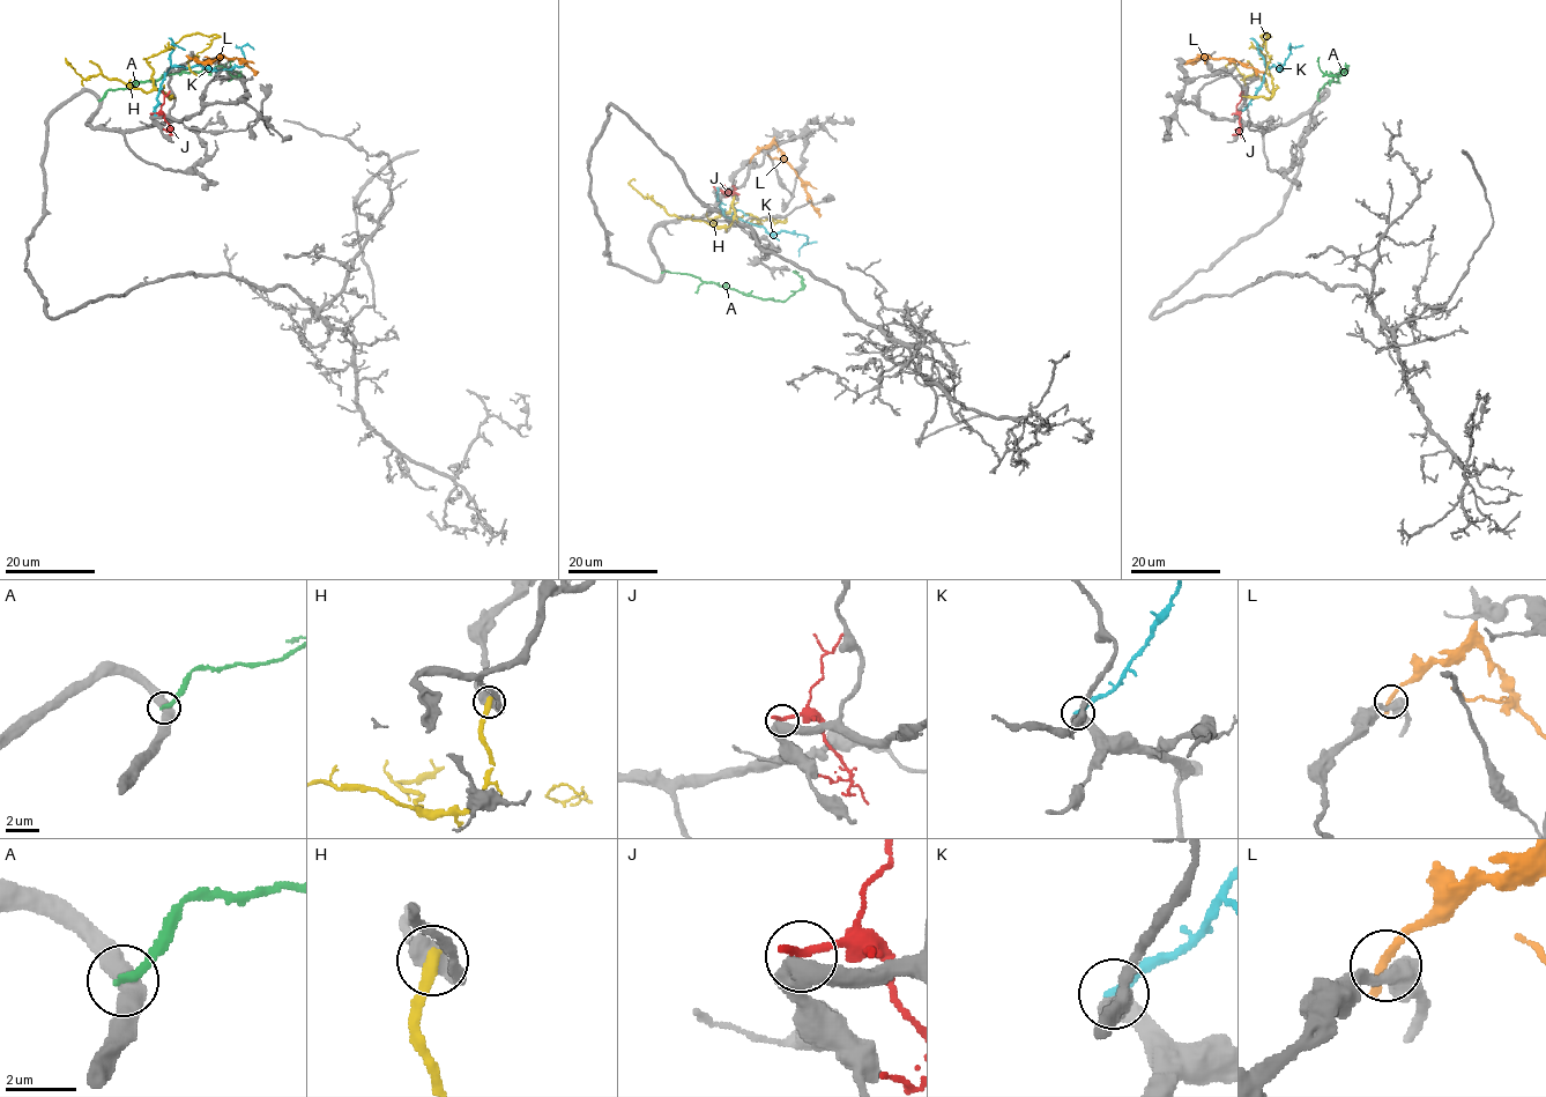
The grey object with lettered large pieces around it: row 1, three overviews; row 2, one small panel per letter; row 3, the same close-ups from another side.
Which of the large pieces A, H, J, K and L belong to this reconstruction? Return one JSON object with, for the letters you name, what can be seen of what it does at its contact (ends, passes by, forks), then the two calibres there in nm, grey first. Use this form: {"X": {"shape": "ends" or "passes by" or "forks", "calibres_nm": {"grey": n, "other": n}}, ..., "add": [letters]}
{"add": []}

